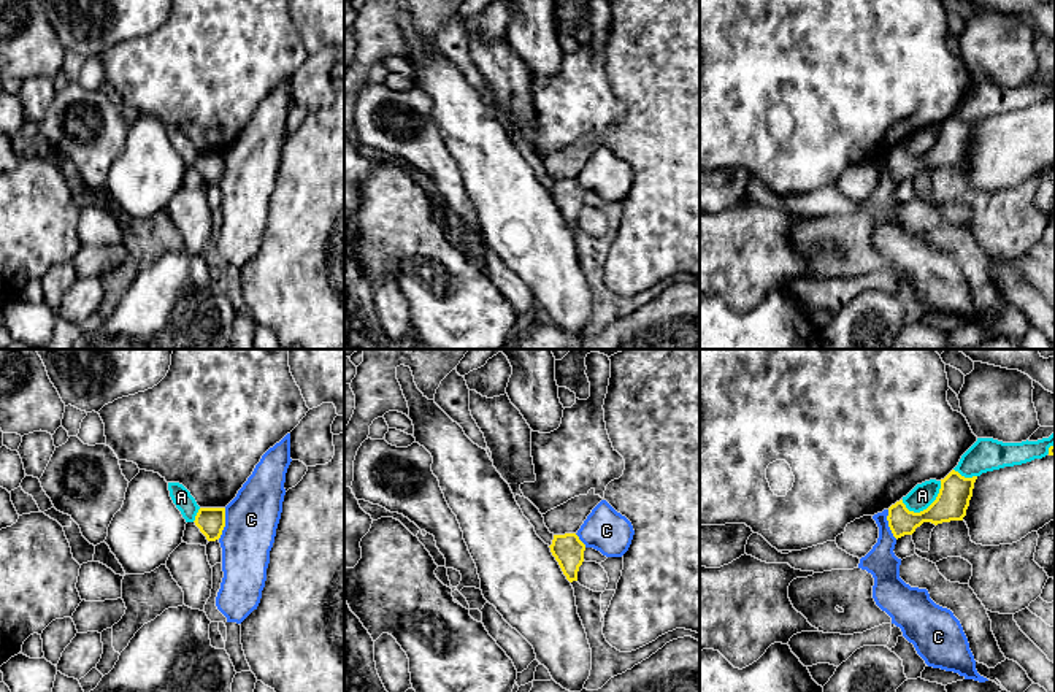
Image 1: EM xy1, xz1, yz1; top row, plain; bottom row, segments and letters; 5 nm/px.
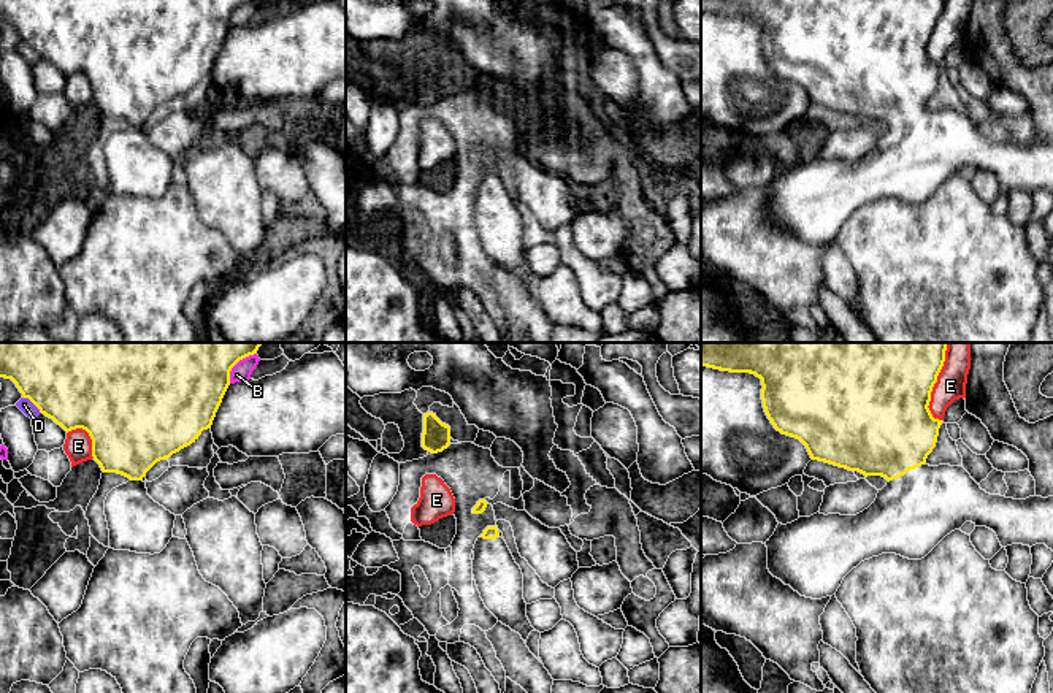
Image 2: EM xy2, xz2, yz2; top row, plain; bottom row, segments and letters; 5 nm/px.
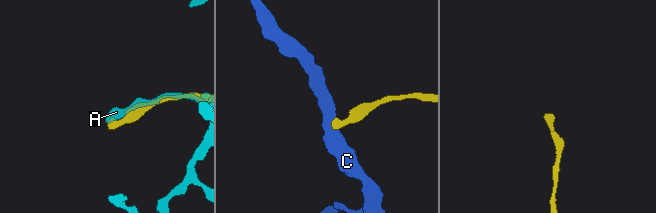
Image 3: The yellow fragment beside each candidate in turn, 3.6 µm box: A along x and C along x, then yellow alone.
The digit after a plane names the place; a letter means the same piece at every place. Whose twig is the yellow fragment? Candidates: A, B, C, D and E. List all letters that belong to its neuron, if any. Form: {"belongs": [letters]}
{"belongs": []}

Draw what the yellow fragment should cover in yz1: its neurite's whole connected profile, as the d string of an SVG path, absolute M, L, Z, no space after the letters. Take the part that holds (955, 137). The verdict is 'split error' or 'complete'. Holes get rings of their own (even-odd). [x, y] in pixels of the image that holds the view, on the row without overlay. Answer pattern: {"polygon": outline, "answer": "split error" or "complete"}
{"polygon": "M952 114L941 124L941 133L936 144L923 156L914 157L906 152L903 144L888 152L888 171L898 184L904 179L912 179L923 167L934 170L950 165L963 165L977 121L965 122Z", "answer": "complete"}

